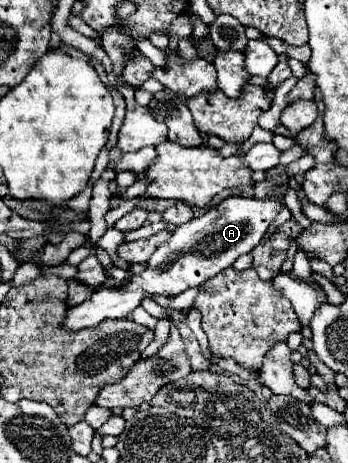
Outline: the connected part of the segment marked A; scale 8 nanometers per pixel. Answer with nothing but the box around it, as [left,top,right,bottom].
[63,196,283,330]

